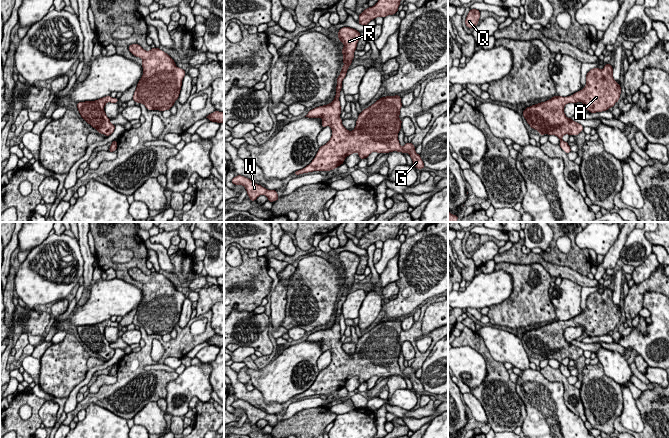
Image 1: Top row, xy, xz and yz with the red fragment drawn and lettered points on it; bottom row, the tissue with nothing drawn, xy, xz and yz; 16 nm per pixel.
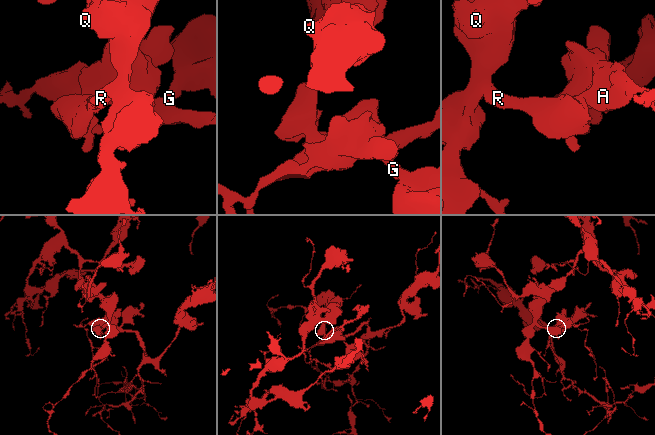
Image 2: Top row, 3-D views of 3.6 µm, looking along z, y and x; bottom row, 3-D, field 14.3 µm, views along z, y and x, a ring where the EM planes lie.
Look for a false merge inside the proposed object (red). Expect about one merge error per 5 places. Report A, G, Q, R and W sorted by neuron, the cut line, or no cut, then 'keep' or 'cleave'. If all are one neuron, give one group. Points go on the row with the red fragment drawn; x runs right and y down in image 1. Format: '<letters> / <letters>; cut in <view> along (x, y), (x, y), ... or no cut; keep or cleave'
A G Q R W; no cut; keep

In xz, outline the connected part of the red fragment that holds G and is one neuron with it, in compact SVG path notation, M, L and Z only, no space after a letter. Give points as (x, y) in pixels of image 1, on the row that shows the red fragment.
M342 27L338 31L338 38L340 42L344 43L342 49L344 66L337 77L335 98L330 104L310 110L305 116L321 118L322 127L329 126L332 130L332 136L325 145L319 148L312 162L305 168L294 172L294 174L333 170L343 164L347 156L355 152L359 154L360 159L367 158L372 152L379 154L393 151L406 152L412 158L413 165L418 169L423 169L425 167L424 163L420 155L415 152L415 146L408 142L401 147L398 140L402 123L402 120L399 119L402 107L399 95L382 97L362 110L353 131L347 130L342 125L340 91L342 81L355 56L354 51L360 33L353 28Z

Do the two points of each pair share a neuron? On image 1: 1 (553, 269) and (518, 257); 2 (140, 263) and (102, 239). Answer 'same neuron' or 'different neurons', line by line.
1: same neuron
2: same neuron

